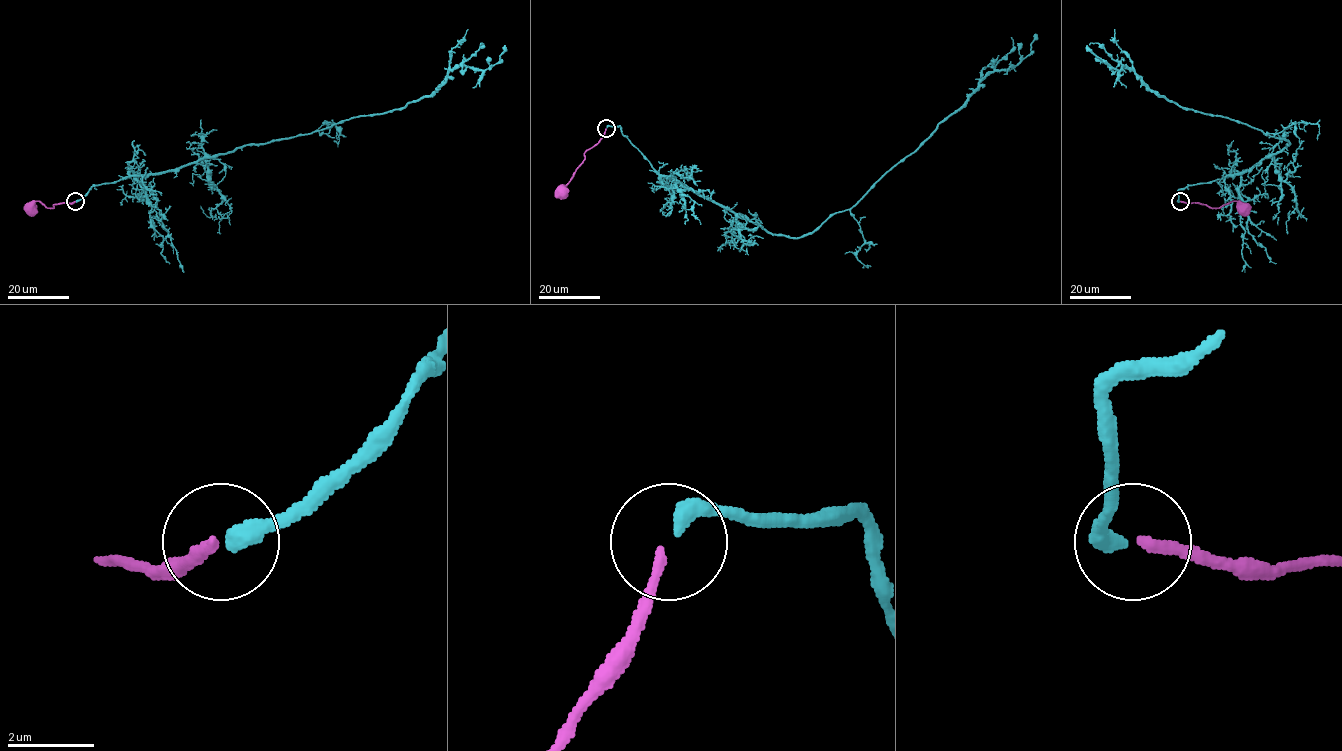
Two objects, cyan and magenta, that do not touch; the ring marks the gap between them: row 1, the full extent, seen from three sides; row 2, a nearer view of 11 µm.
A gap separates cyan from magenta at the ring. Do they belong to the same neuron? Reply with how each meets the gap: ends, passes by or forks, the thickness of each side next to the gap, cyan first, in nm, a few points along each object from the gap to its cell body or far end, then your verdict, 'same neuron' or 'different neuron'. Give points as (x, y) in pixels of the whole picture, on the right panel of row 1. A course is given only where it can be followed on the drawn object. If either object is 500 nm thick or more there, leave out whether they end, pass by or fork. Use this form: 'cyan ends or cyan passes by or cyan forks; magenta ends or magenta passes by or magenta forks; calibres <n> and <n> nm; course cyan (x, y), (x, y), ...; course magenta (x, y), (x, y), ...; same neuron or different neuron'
cyan ends; magenta ends; calibres 420 and 240 nm; course cyan (1179, 201), (1179, 189), (1239, 174), (1290, 143), (1185, 110), (1087, 45); course magenta (1180, 201), (1215, 208), (1236, 201), (1237, 207), (1243, 210); same neuron

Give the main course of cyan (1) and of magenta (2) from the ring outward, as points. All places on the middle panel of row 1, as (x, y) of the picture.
1: (606, 127), (619, 126), (660, 174), (770, 232), (800, 238), (850, 209), (985, 77), (1025, 57), (1035, 35)
2: (606, 128), (601, 139), (586, 151), (583, 163), (559, 191)

